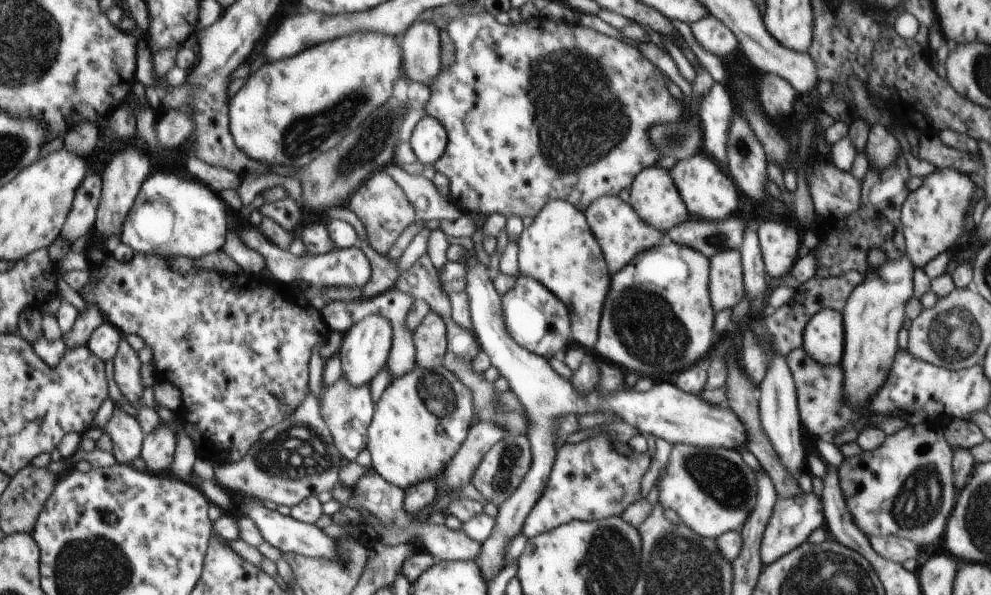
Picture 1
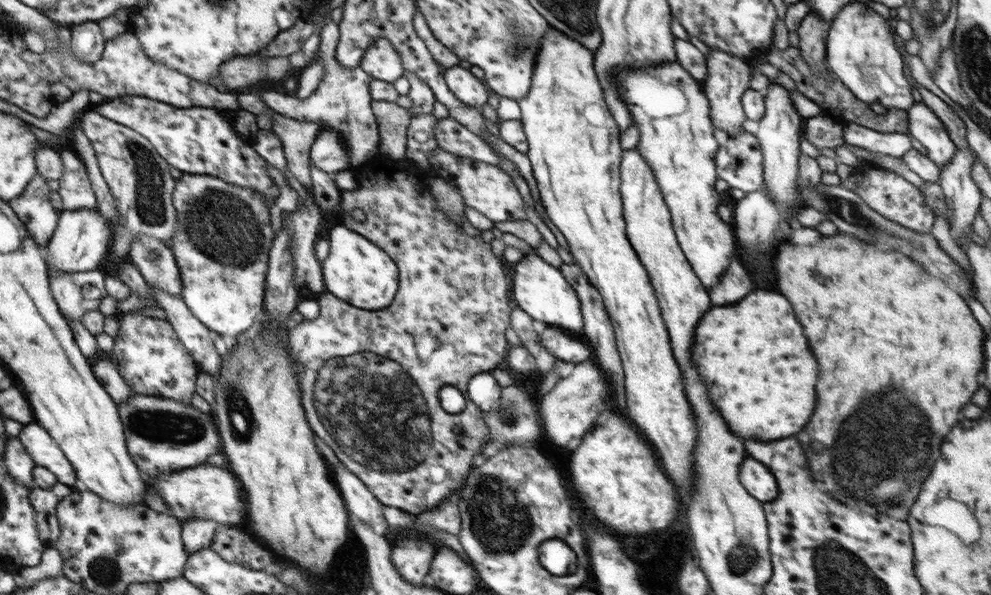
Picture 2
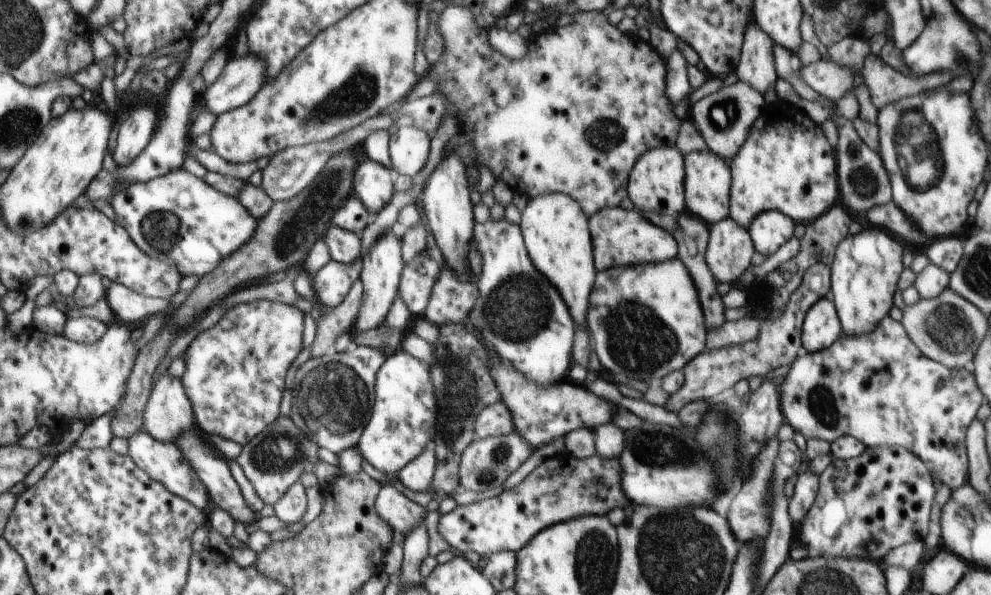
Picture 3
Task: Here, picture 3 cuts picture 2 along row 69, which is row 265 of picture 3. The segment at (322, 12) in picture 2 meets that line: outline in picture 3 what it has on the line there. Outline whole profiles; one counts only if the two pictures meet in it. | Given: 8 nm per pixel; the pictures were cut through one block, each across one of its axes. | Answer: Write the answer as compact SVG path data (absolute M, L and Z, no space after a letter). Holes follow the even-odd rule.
M363 255L358 256L352 264L342 264L331 260L316 272L312 286L320 305L334 308L344 302L352 284L360 278L362 264L364 264L362 258L364 258Z

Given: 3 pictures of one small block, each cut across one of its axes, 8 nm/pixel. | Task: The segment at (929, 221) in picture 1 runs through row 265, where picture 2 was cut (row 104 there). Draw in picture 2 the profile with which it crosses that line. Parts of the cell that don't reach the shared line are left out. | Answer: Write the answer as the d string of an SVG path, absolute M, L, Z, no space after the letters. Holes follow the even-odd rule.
M924 101L914 102L907 115L908 131L925 146L926 156L942 171L957 149L944 123Z

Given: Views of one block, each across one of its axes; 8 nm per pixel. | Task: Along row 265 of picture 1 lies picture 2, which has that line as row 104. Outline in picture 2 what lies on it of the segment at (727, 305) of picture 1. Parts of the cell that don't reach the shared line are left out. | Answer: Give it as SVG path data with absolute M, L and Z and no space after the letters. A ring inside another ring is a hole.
M709 47L709 50L710 52L706 56L708 72L706 79L703 80L703 90L709 100L710 120L716 128L725 131L728 136L735 136L737 132L740 132L740 127L746 120L741 100L743 92L750 88L750 68L752 66L750 62L742 61L740 57L730 55L722 49Z

